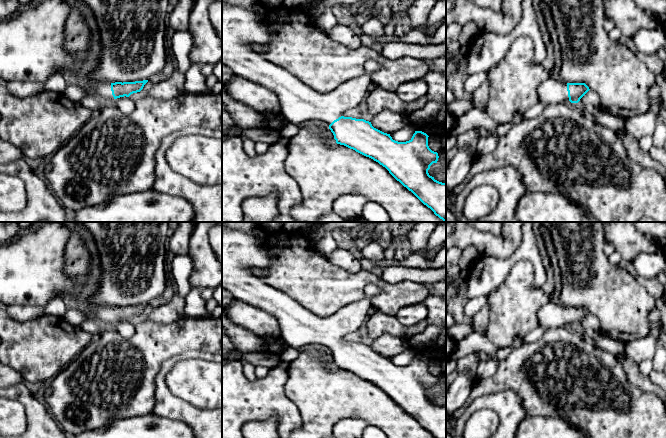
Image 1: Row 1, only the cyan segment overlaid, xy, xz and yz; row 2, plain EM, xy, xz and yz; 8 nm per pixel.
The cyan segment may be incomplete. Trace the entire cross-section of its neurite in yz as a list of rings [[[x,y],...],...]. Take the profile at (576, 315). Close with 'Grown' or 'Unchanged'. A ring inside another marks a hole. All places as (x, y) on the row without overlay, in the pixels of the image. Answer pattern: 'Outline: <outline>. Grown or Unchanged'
Outline: [[[551,301],[544,304],[537,312],[539,326],[548,330],[558,327],[578,327],[589,315],[585,307],[565,307]]]. Grown

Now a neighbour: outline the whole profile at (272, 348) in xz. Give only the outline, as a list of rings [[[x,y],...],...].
[[[268,338],[268,339],[263,339],[263,340],[266,342],[266,345],[267,345],[267,350],[264,352],[270,353],[273,355],[278,355],[278,356],[280,356],[282,354],[278,350],[278,346],[277,346],[278,339]]]

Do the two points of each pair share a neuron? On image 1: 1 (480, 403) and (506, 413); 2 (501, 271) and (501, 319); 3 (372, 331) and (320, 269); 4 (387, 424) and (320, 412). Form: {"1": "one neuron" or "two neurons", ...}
{"1": "one neuron", "2": "two neurons", "3": "two neurons", "4": "one neuron"}

